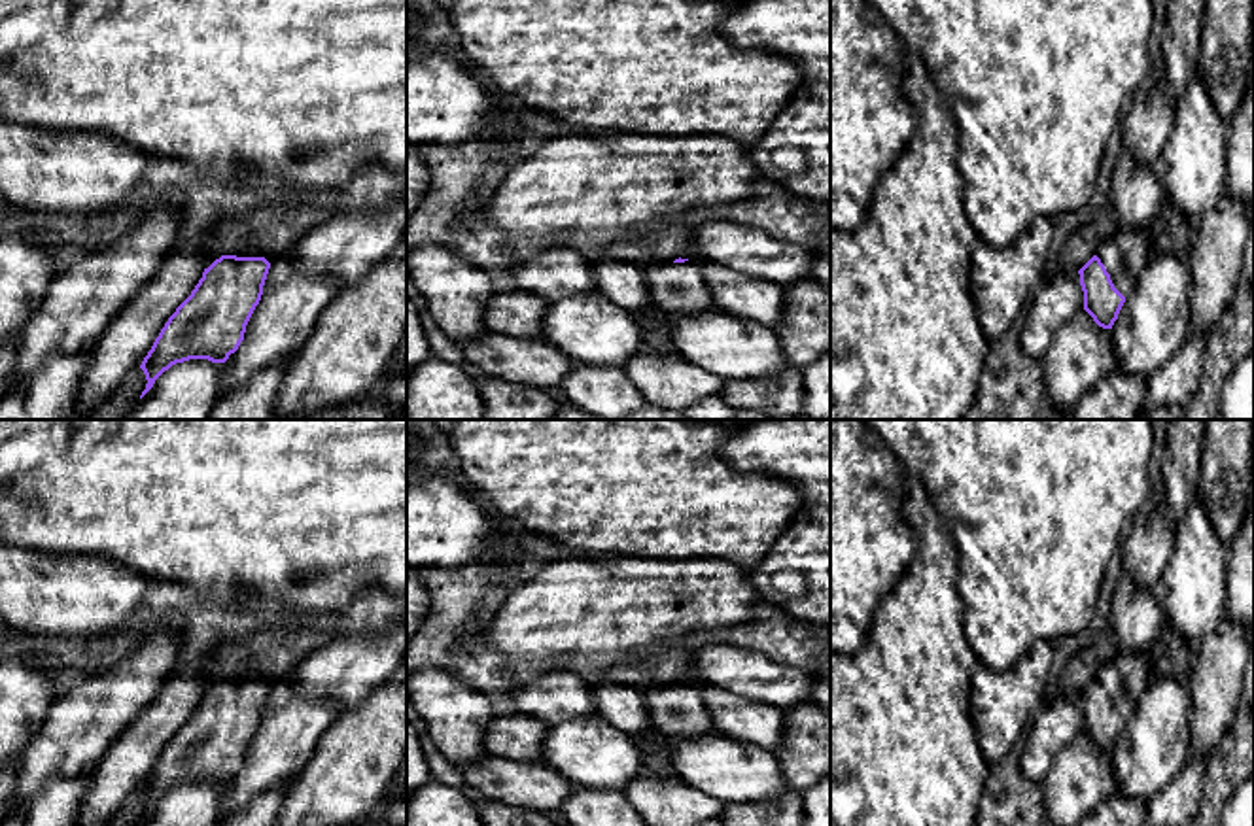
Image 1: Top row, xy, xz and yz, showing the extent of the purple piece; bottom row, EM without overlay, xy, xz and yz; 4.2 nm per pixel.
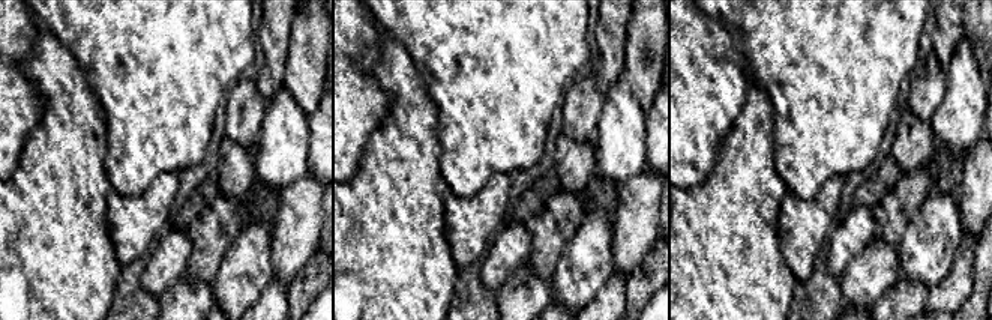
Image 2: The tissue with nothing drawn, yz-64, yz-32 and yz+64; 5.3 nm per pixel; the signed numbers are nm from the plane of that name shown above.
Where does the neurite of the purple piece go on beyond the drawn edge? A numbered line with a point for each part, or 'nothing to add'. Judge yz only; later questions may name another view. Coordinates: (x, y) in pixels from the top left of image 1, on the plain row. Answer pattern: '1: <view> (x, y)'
1: yz (1124, 679)

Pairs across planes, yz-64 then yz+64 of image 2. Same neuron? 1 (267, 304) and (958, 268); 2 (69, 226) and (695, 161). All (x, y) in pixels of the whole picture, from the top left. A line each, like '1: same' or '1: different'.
1: same
2: different

